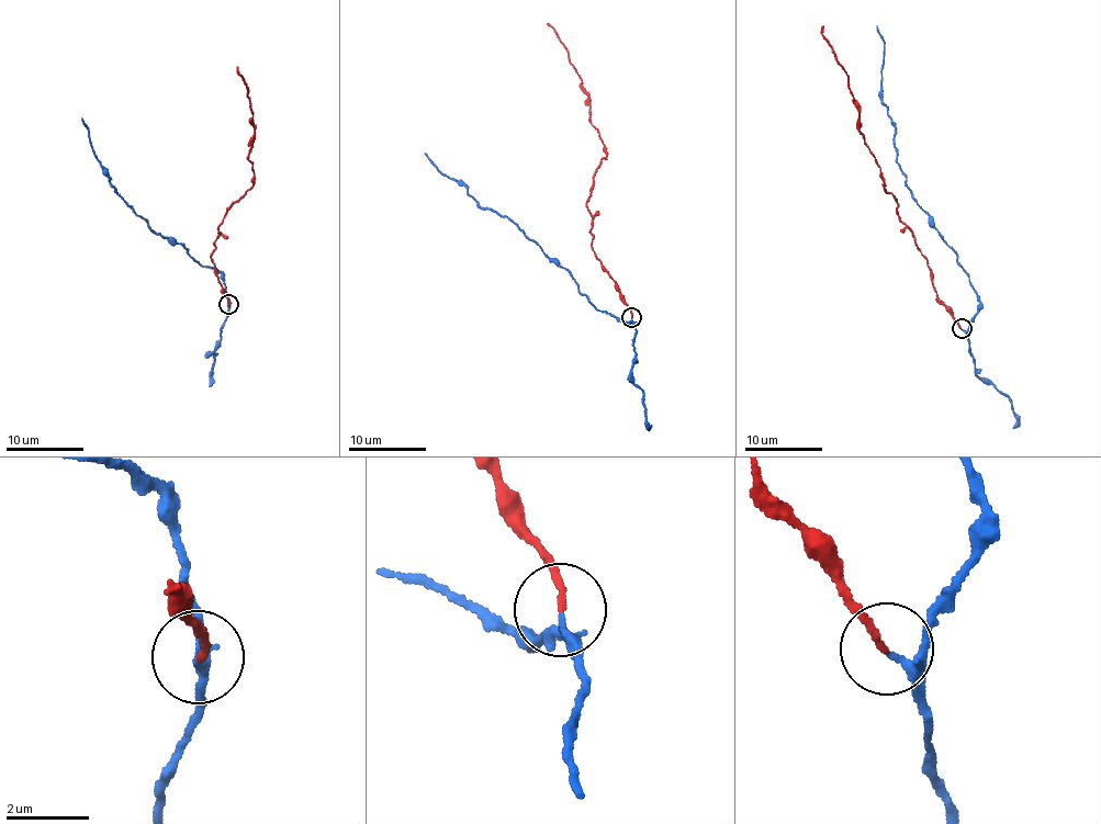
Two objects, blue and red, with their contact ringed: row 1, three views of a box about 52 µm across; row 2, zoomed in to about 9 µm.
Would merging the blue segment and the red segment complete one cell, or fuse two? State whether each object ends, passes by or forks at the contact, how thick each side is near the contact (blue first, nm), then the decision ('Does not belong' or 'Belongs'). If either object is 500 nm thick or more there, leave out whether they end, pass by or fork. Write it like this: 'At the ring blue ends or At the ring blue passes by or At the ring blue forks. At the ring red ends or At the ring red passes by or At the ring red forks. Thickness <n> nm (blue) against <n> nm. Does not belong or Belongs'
At the ring blue passes by. At the ring red ends. Thickness 180 nm (blue) against 150 nm. Belongs

